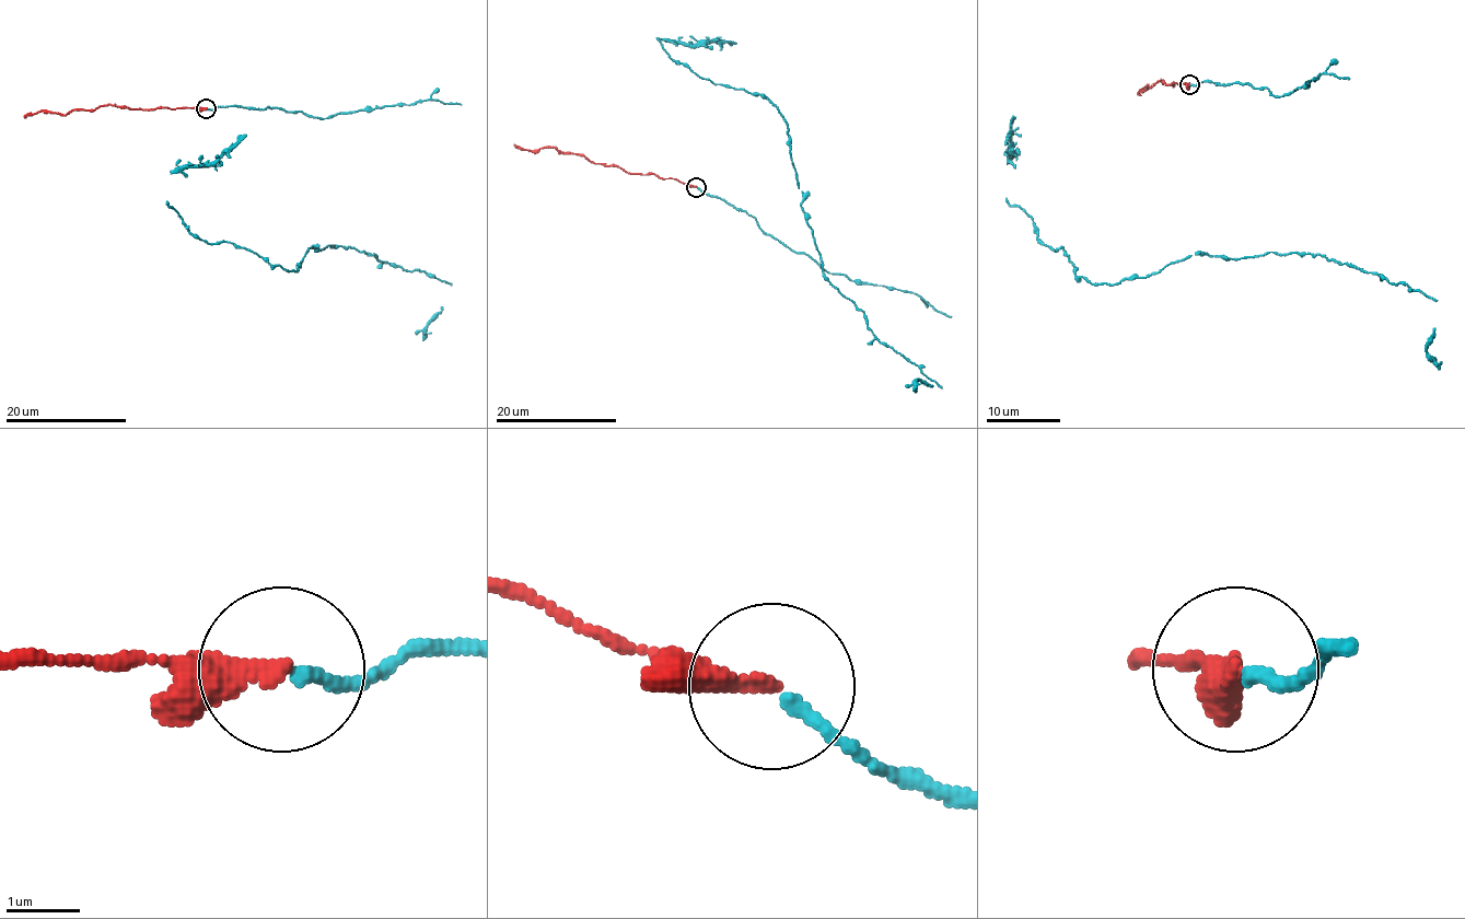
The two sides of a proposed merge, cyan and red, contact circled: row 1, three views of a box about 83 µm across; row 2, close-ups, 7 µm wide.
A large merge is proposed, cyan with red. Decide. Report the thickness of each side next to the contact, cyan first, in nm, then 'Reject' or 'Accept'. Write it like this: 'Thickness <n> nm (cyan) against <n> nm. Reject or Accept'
Thickness 170 nm (cyan) against 300 nm. Accept

